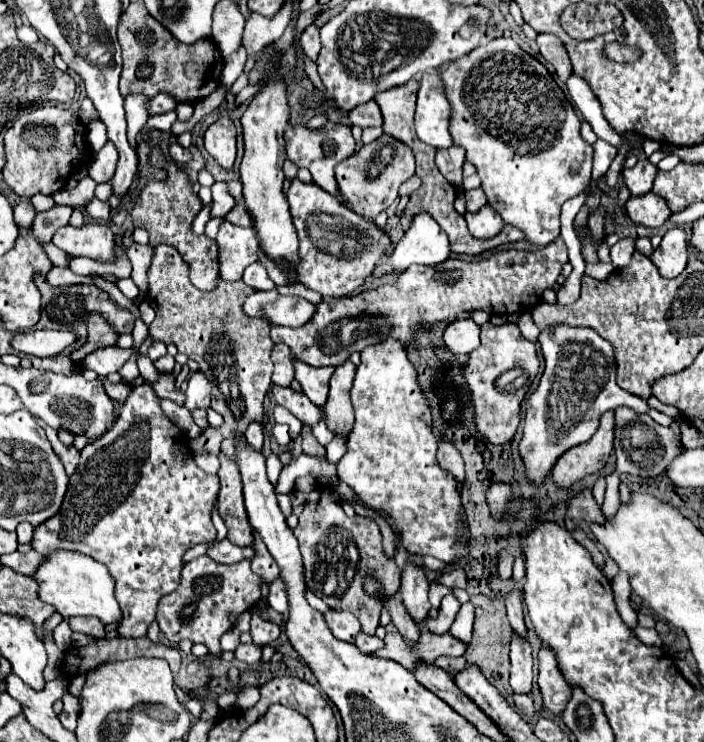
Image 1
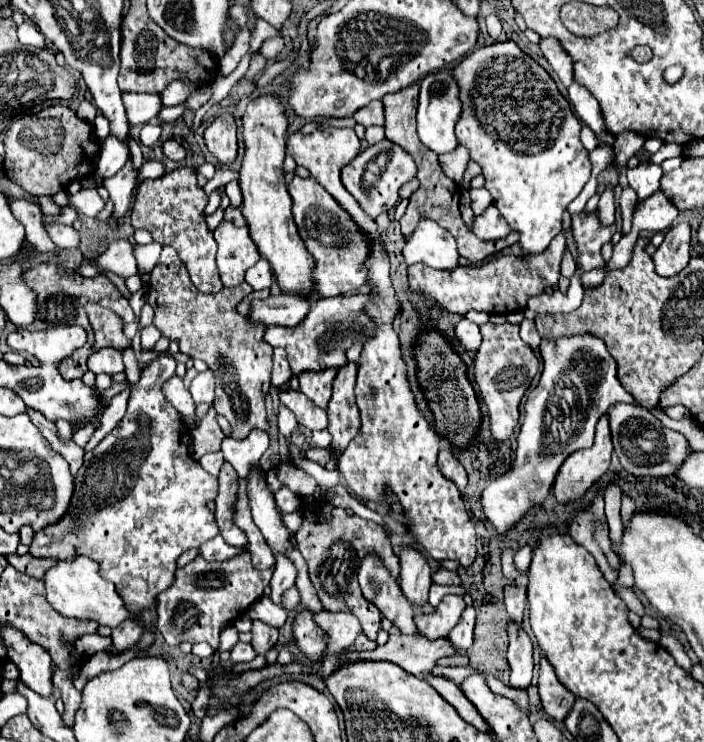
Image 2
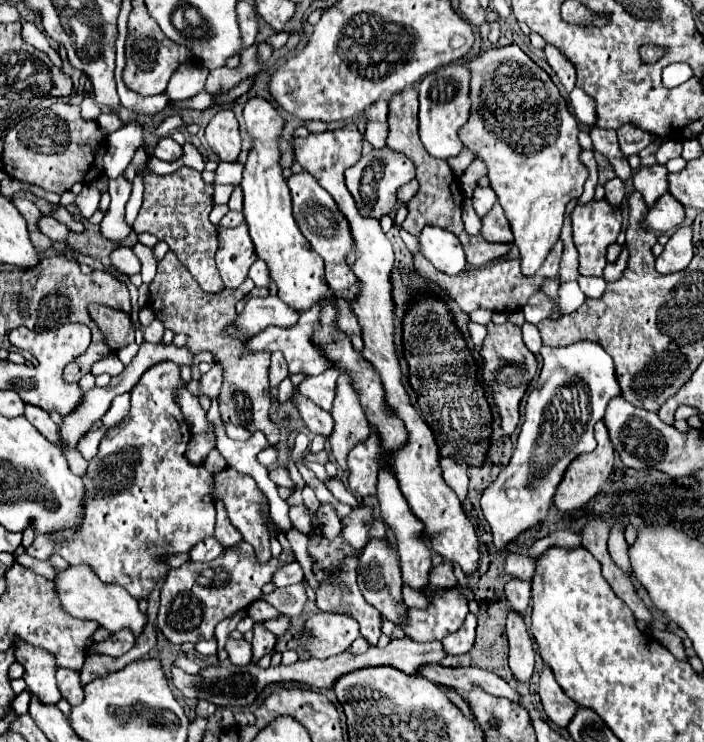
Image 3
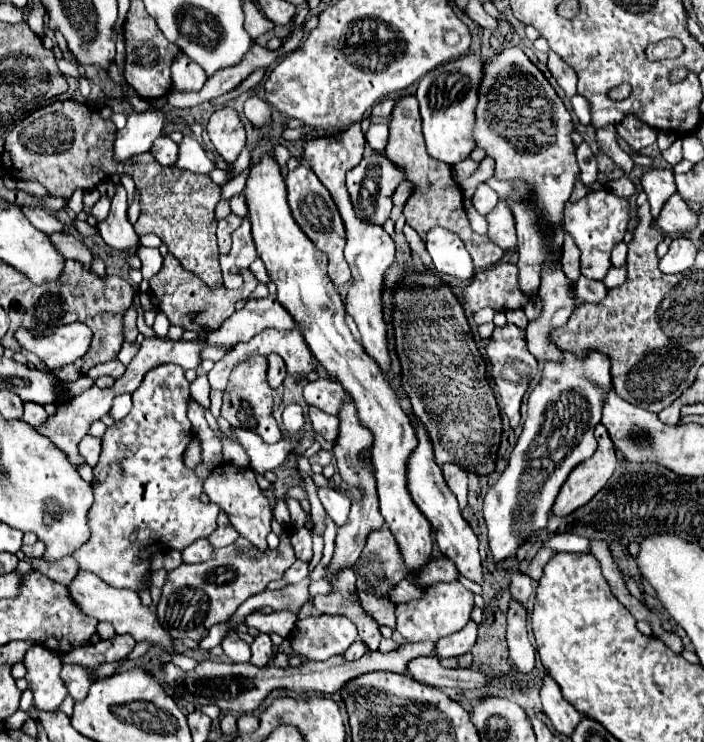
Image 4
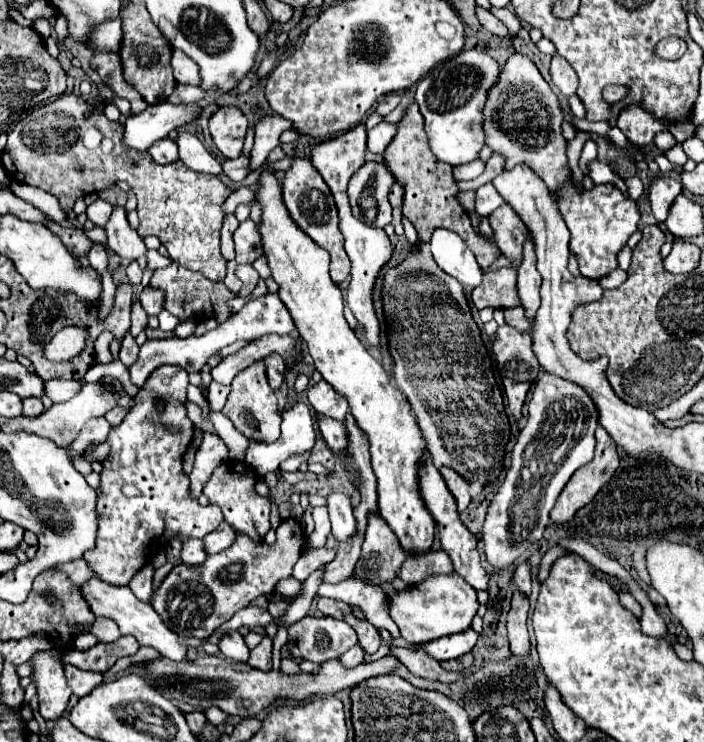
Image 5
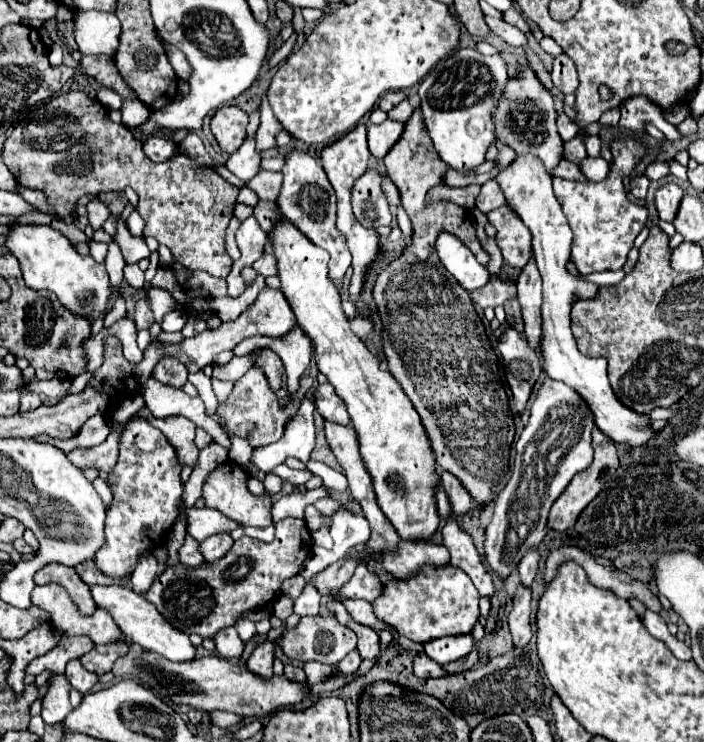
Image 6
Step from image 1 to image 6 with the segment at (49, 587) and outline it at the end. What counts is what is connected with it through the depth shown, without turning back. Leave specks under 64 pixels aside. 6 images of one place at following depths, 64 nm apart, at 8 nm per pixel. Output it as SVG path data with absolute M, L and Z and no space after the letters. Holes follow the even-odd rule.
M94 584L94 586L90 586L90 592L92 592L92 598L94 598L96 606L106 610L114 618L114 622L120 626L124 636L132 638L132 642L140 644L146 650L158 652L158 654L162 654L164 658L168 658L172 662L182 662L182 660L192 660L194 658L196 648L192 646L190 638L184 632L178 632L176 628L172 628L164 620L164 616L154 608L154 604L150 604L144 596L134 594L124 584L114 584L114 586L98 586L98 584Z

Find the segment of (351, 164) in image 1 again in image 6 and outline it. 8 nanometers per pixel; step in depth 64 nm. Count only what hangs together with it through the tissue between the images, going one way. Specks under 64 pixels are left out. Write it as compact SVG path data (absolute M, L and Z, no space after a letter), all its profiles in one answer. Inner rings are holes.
M366 170L352 186L352 208L354 216L360 220L362 226L380 228L390 226L390 208L386 196L382 192L382 182L386 180L384 174L376 170Z

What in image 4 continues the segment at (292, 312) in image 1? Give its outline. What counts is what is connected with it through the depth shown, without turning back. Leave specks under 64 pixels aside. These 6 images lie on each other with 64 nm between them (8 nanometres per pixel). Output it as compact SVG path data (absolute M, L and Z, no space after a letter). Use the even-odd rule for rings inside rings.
M266 296L260 300L248 300L246 306L234 312L216 332L206 338L210 346L226 346L246 342L264 328L278 328L290 330L294 328L296 320L290 312L276 300L276 296Z

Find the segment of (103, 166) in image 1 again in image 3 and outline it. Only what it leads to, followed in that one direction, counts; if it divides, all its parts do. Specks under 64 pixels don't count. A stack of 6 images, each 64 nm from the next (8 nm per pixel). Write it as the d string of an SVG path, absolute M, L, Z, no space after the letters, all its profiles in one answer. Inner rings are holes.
M136 122L112 132L106 138L106 154L104 154L104 174L109 179L115 179L126 170L130 164L134 150L142 146L144 128Z

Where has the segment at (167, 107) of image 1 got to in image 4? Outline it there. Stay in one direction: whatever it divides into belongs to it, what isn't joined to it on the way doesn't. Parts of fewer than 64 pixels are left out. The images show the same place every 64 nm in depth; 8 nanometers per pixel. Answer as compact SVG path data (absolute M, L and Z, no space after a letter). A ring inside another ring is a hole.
M178 54L172 64L172 86L178 92L198 92L206 82L206 72L186 54Z

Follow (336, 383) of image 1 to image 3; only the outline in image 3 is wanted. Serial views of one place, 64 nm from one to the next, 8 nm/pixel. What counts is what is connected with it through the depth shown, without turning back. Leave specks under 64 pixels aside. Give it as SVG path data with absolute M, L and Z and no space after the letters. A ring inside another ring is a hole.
M342 370L338 378L336 398L334 406L330 410L334 418L334 430L330 436L332 454L336 458L336 464L344 468L346 472L346 454L348 450L358 444L358 440L364 440L370 434L370 424L364 416L364 410L358 402L358 394L354 394L354 386L350 380L350 372Z

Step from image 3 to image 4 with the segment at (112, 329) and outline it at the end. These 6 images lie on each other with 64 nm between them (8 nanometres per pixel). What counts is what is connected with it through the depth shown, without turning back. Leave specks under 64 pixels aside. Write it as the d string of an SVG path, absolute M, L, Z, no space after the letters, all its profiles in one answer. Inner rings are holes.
M134 306L130 310L124 312L124 340L126 342L134 342L138 336L138 328L136 328L136 310Z

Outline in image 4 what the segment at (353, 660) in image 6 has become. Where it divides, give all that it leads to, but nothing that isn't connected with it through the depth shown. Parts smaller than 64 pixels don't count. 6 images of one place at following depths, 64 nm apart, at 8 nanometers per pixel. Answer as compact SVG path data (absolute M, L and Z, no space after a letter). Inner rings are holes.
M356 640L346 652L344 652L344 658L346 660L358 660L360 656L364 656L364 652L366 652L368 648L366 648L366 644L362 642L362 640Z

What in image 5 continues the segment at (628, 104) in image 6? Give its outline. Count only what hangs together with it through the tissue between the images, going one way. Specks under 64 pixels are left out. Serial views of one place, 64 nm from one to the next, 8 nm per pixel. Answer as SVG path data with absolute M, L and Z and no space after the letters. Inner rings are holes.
M630 106L618 116L616 126L624 132L624 136L634 144L634 146L646 146L654 140L656 132L664 130L666 124L656 120L652 114L644 112L638 106Z

